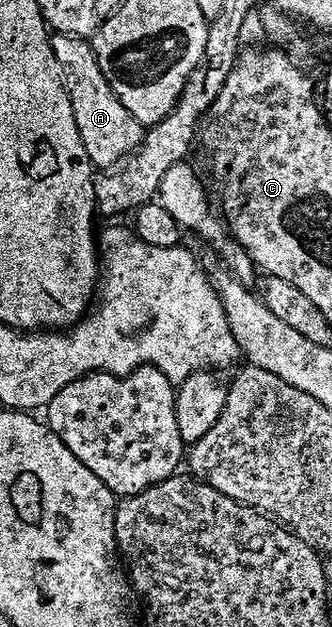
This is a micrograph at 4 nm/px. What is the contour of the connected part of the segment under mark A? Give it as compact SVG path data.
M53 33L51 39L54 56L64 77L64 87L70 96L70 108L74 108L74 124L78 124L78 136L82 136L82 144L86 147L86 156L90 156L93 167L115 167L140 147L146 128L126 112L126 104L118 100L114 88L110 88L106 76L102 76L98 56L94 56L89 39L58 33Z

